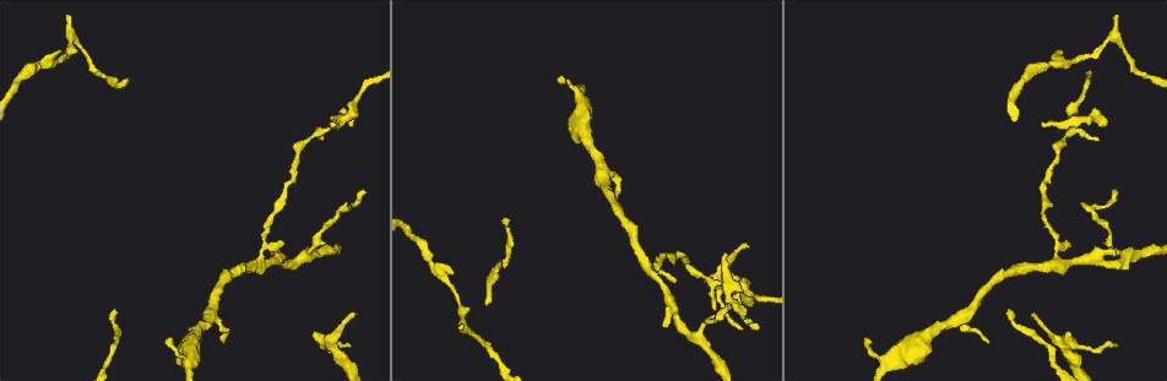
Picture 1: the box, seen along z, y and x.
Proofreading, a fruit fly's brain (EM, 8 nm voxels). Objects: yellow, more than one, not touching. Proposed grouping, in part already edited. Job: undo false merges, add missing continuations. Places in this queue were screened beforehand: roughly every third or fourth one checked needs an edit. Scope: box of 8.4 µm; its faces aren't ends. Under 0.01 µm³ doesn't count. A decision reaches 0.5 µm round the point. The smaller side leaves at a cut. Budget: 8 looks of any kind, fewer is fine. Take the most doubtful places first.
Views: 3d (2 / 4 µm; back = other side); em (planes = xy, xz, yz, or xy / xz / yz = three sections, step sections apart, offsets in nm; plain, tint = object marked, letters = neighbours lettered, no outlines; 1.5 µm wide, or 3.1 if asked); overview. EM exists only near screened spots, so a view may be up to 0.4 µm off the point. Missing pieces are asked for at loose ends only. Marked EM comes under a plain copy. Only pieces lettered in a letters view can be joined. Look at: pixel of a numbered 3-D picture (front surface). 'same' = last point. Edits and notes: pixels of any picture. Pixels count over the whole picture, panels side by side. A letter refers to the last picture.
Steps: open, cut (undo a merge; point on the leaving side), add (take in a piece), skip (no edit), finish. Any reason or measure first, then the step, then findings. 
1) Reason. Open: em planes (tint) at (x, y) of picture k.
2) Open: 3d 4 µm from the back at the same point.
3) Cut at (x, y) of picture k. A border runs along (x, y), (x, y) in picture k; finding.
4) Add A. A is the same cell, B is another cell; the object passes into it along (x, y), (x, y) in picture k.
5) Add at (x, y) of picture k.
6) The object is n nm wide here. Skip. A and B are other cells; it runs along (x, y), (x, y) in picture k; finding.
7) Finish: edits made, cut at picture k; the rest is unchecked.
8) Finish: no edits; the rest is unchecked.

An open end. Open: 3d 2 µm at (1118, 344) of picture 1.

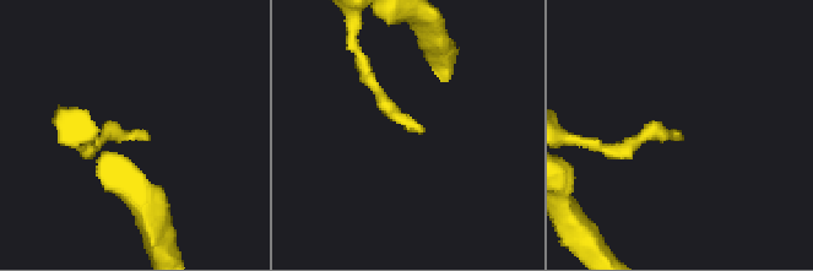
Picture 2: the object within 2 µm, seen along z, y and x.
Shape alone is not enough. Open: em xy step 8 (tint) at (144, 130) of picture 2.

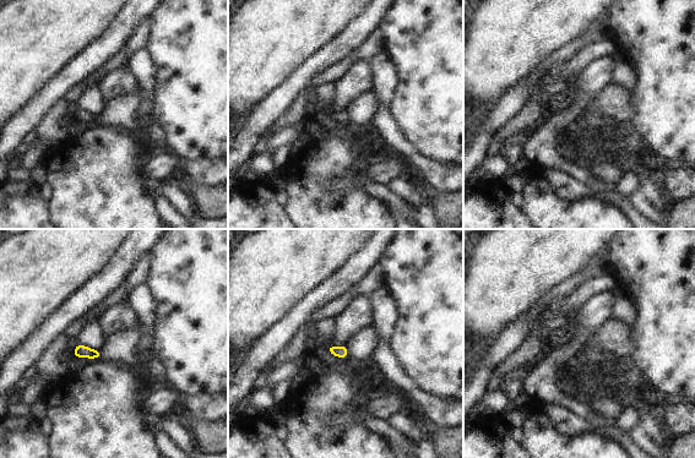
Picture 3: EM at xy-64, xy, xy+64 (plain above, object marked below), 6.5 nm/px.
Open: em planes (letters) at the same point.

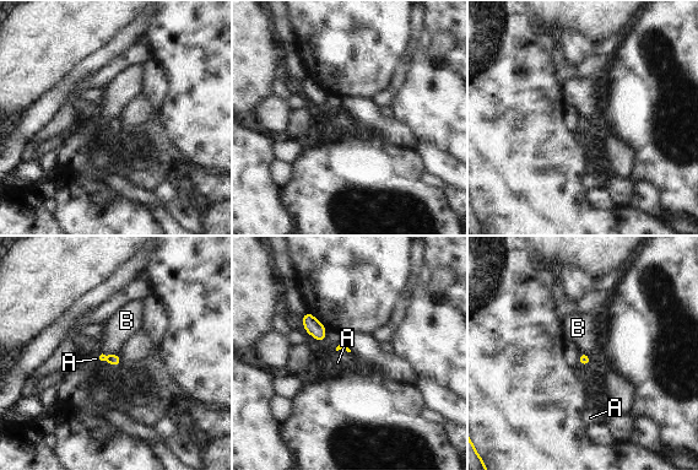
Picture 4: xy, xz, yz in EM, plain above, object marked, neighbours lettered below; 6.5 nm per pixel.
Skip. A and B are other cells; a border runs along (102, 352), (106, 355), (115, 354) in picture 4; none of them fits.

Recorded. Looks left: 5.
Open: em xz step 4 (tint) at (1043, 127) of picture 1.

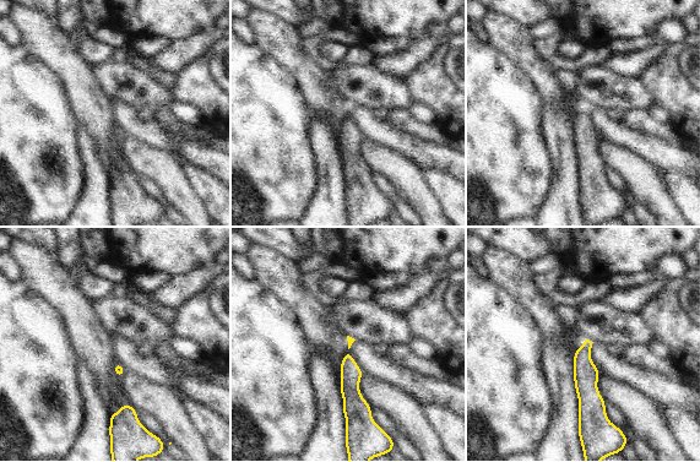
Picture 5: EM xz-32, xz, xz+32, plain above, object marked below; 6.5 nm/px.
Open: em planes (letters) at the same point.

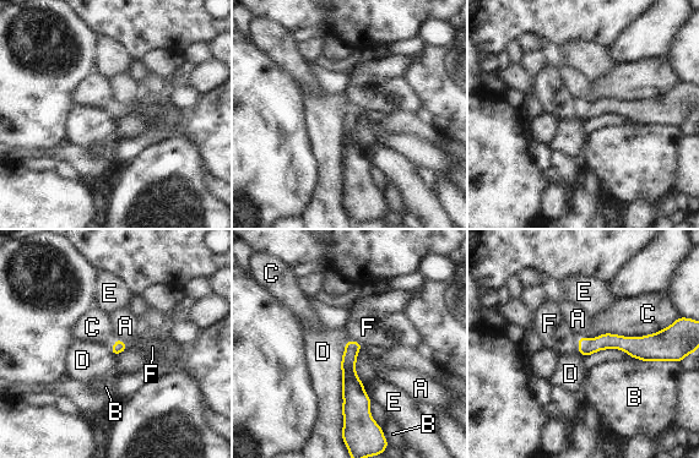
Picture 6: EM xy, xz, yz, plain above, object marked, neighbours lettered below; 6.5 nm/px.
Skip. A, B, C, D, E and F are other cells; no lettered piece goes on from it.

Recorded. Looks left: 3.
Free end. Open: 3d 2 µm at (1115, 253) of picture 1.

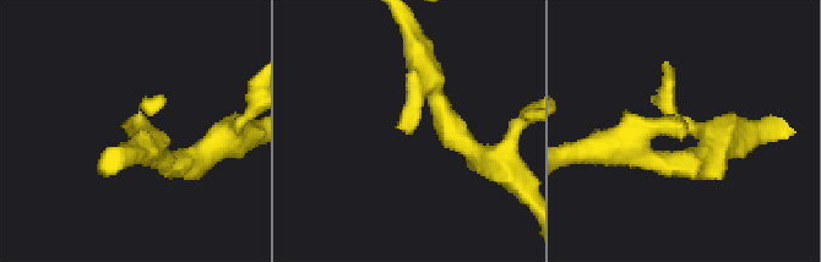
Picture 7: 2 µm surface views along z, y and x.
The arms are 170, 220 nm wide; shape alone is not enough. Open: em xz step 8 (tint) at (412, 134) of picture 7.

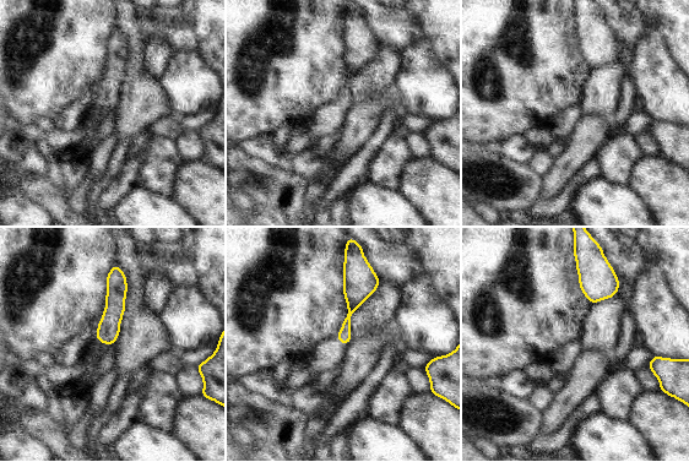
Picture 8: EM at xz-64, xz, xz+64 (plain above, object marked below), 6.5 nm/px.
Another direction. Open: em planes (letters) at the same point.

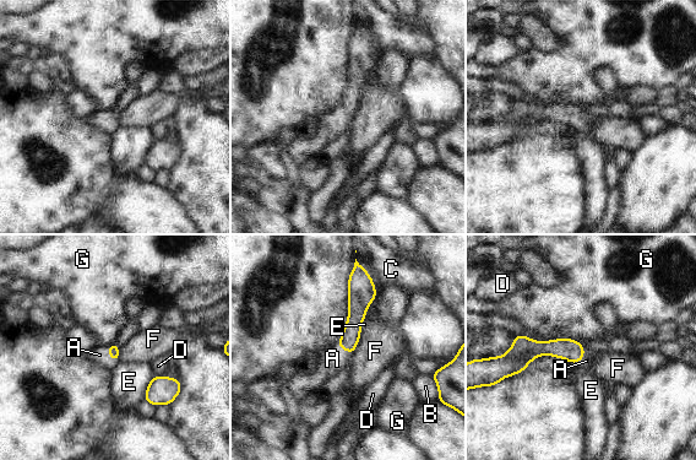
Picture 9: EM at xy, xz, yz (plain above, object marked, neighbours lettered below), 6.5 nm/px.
Add A. A is the same cell, B, C, D, E, F and G are other cells; it goes on there.

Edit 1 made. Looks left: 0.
Finish: edits made, add at picture 9; the rest is unchecked.

